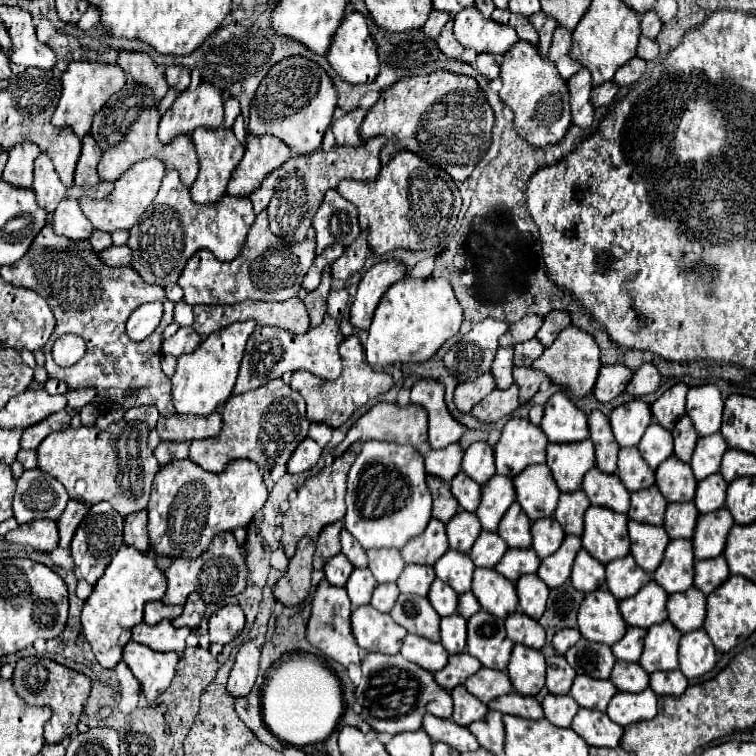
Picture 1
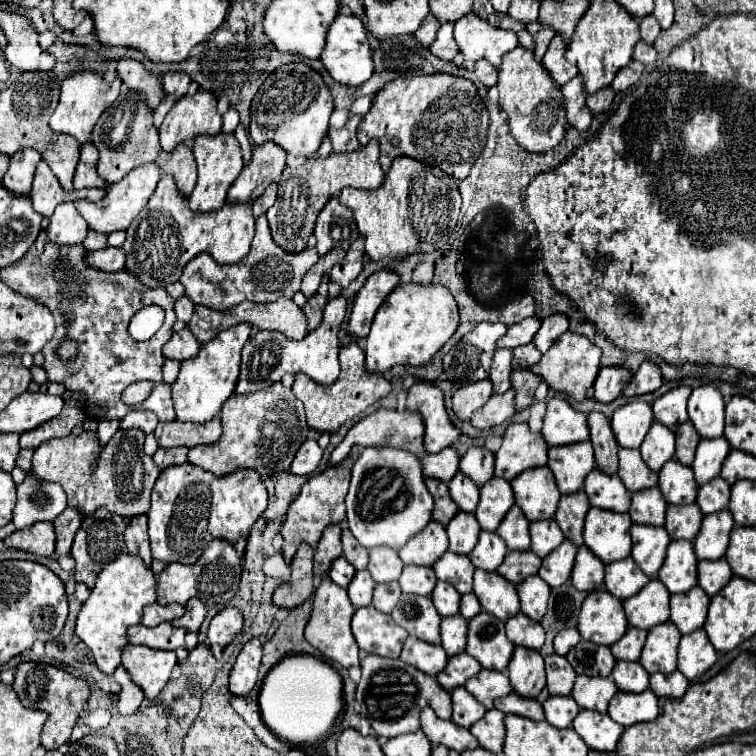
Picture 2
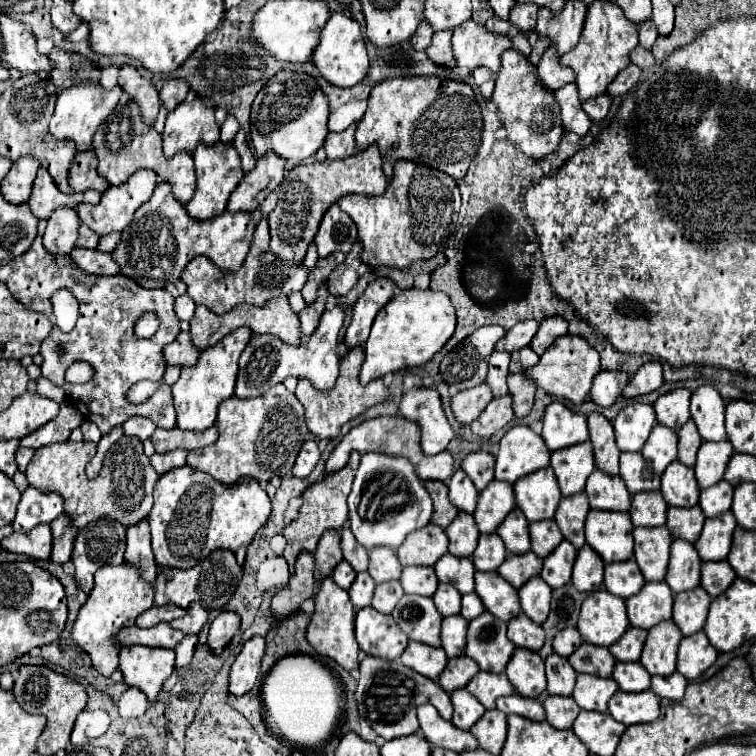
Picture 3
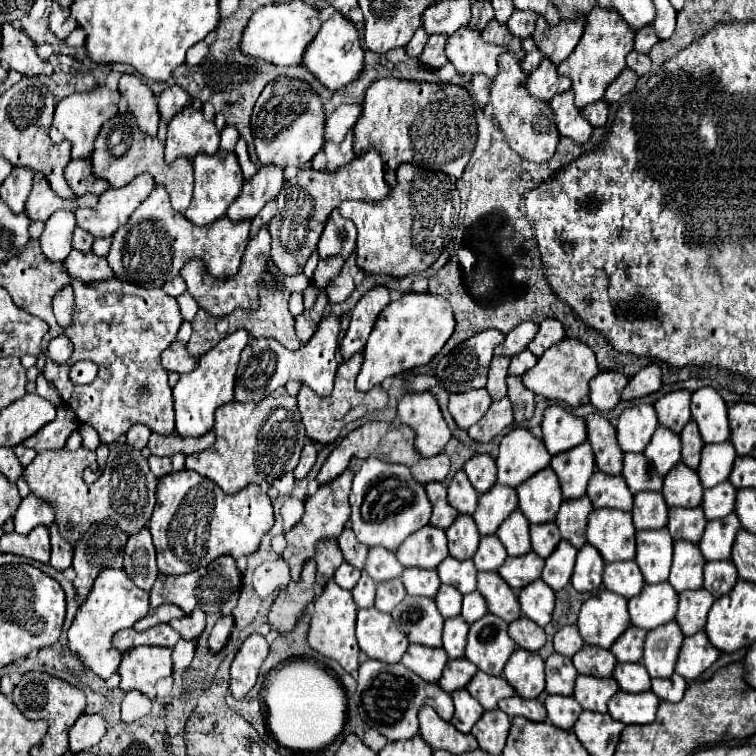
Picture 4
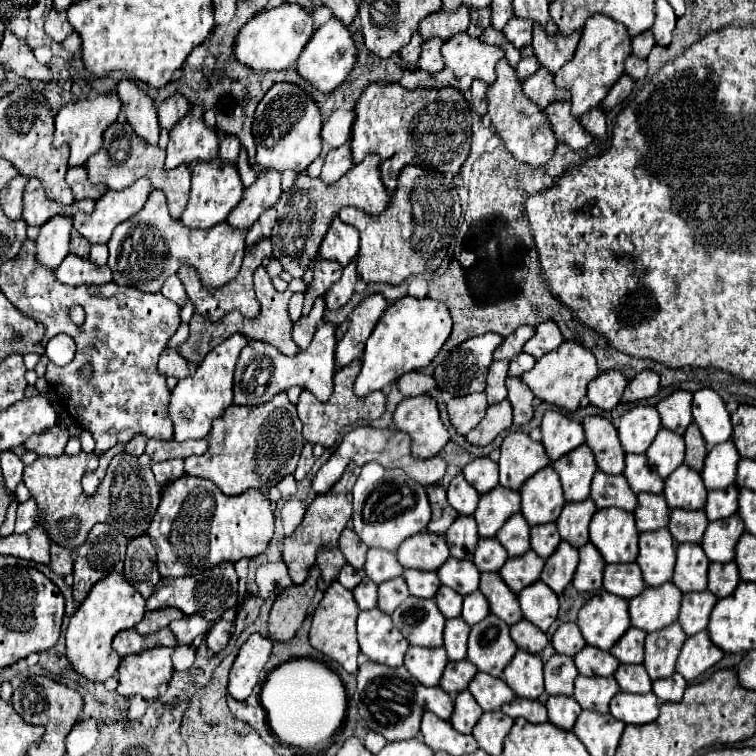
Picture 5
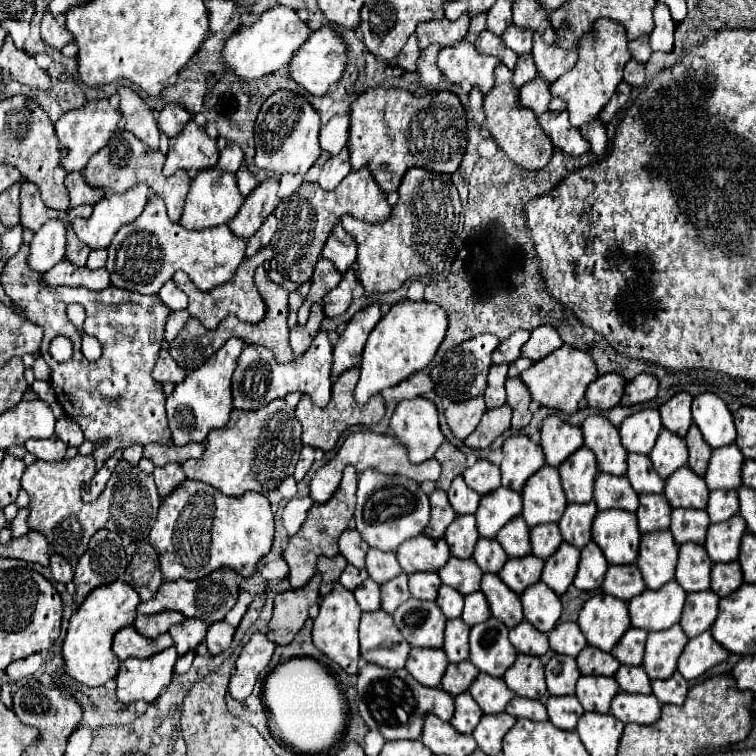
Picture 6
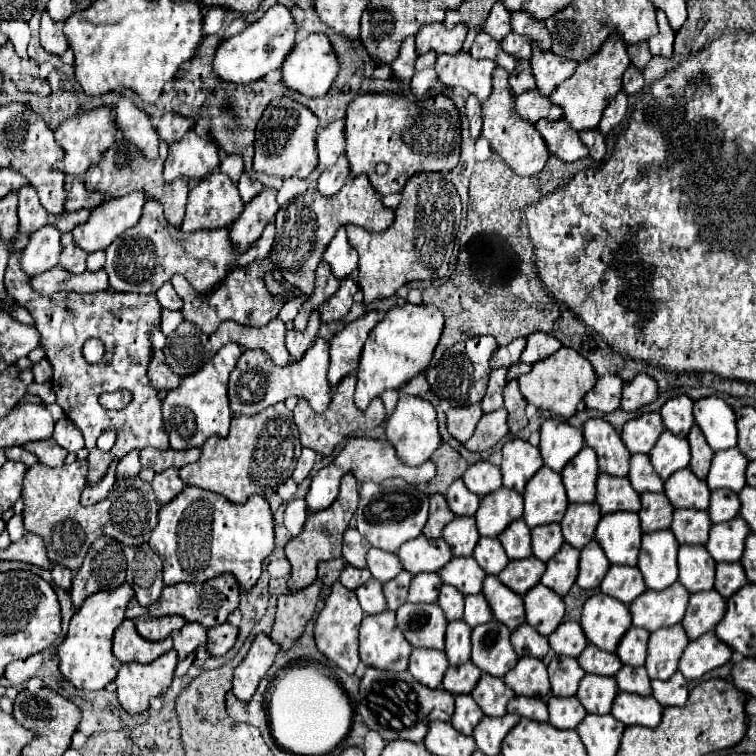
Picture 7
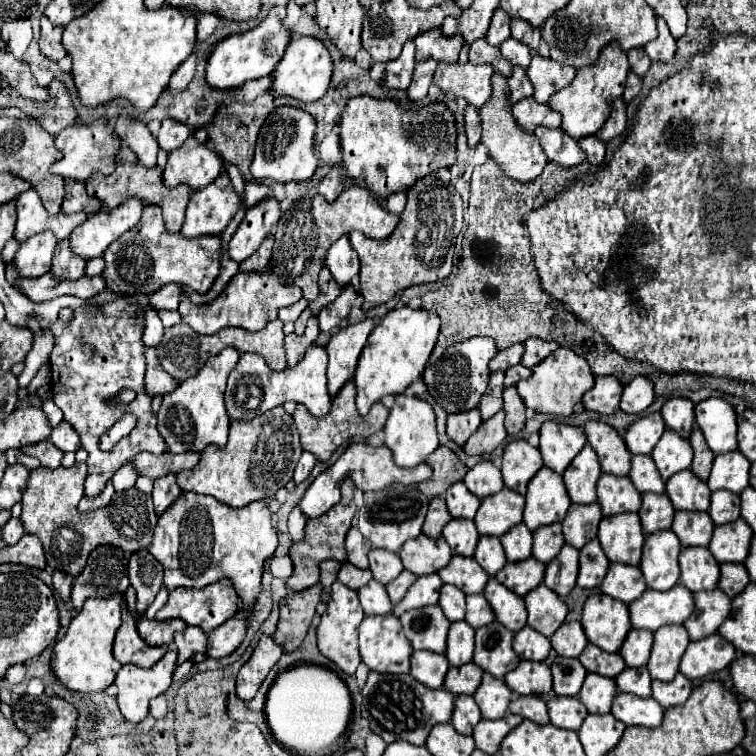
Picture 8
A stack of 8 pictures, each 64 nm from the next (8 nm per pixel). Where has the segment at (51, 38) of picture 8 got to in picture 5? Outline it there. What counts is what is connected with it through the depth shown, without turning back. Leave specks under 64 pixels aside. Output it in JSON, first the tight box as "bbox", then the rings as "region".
{"bbox":[44,8,74,42],"region":[[[52,8],[46,16],[46,24],[44,24],[46,34],[54,40],[54,42],[62,42],[66,36],[70,36],[74,32],[72,24],[68,24],[66,20],[66,12],[60,12],[56,8]]]}

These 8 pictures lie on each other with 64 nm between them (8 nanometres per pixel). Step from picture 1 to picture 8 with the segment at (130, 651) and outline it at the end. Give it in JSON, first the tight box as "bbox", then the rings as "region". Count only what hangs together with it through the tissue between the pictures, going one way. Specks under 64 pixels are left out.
{"bbox":[114,648,176,722],"region":[[[170,648],[164,658],[160,658],[150,668],[140,668],[126,664],[120,668],[114,684],[118,686],[118,706],[128,722],[140,722],[148,714],[148,702],[166,692],[172,684],[172,674],[176,668],[176,650]]]}

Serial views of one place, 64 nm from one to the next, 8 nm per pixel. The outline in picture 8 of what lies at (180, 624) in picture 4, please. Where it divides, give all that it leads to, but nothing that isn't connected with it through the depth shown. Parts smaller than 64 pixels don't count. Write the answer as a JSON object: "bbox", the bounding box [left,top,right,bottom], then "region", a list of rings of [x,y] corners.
{"bbox":[174,626,208,664],"region":[[[186,626],[184,632],[178,632],[174,636],[174,644],[178,650],[178,664],[190,660],[198,652],[206,652],[206,638],[208,636],[204,634],[204,630],[196,626]]]}

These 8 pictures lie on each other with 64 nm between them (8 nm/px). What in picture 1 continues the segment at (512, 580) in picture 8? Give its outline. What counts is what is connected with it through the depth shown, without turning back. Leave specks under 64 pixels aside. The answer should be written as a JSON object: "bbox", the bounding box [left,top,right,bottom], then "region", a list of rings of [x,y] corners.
{"bbox":[496,548,540,582],"region":[[[508,548],[500,564],[496,564],[496,570],[508,580],[516,582],[524,574],[534,574],[538,566],[540,566],[540,558],[532,548]]]}

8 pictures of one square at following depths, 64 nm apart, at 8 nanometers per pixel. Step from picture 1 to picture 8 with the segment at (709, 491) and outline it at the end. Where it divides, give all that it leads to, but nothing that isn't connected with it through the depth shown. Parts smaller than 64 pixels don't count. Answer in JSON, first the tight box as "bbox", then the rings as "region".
{"bbox":[708,490,740,524],"region":[[[728,490],[712,492],[712,504],[708,508],[708,514],[714,524],[728,524],[740,518],[740,496]]]}

